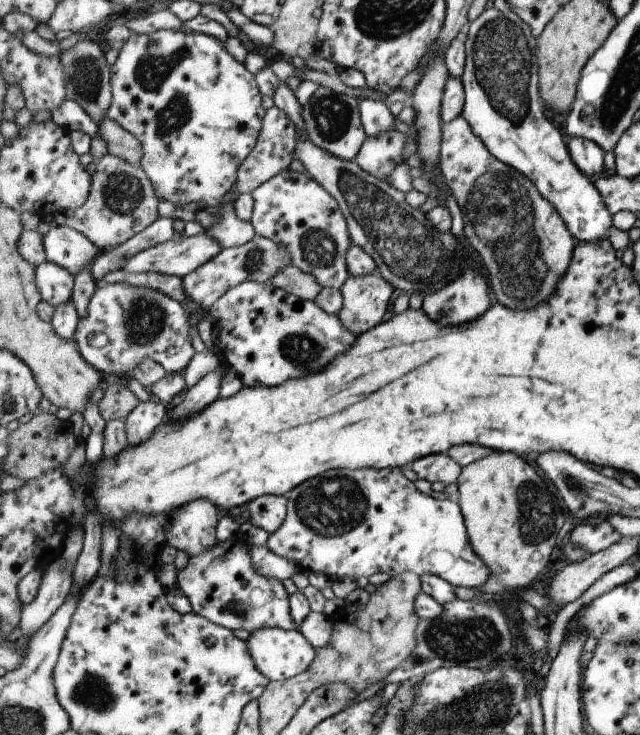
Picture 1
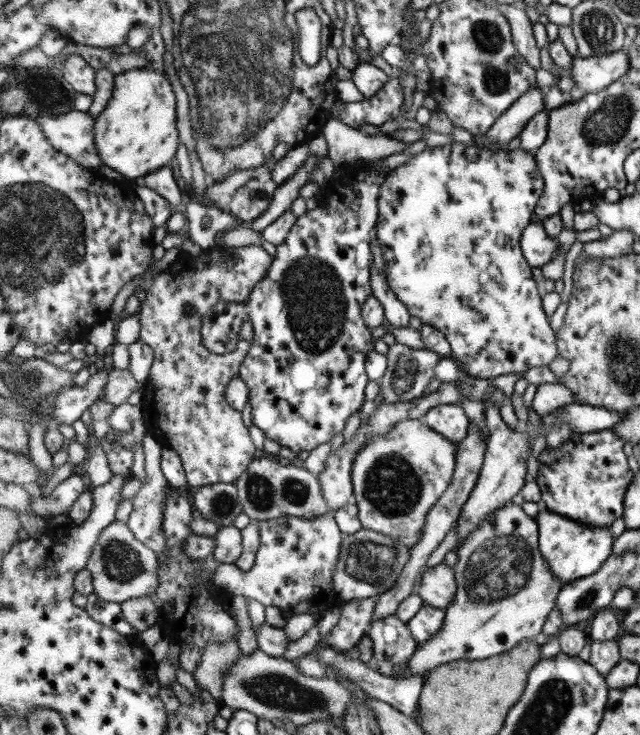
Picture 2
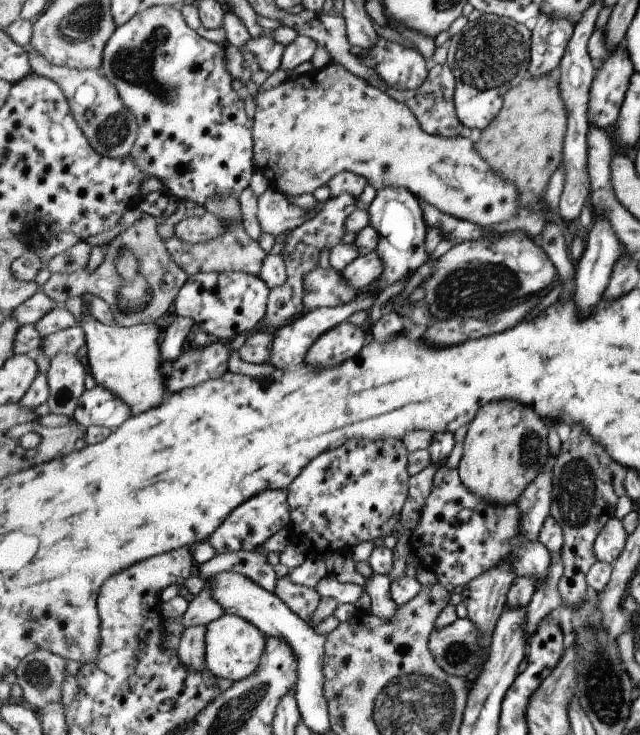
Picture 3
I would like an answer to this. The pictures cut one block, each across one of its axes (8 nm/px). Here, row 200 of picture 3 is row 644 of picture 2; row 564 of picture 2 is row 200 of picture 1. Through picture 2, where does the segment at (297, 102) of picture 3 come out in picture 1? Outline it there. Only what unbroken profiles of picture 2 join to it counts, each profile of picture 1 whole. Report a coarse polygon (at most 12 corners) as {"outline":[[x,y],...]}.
{"outline":[[463,115],[442,176],[497,298],[555,294],[577,238]]}

